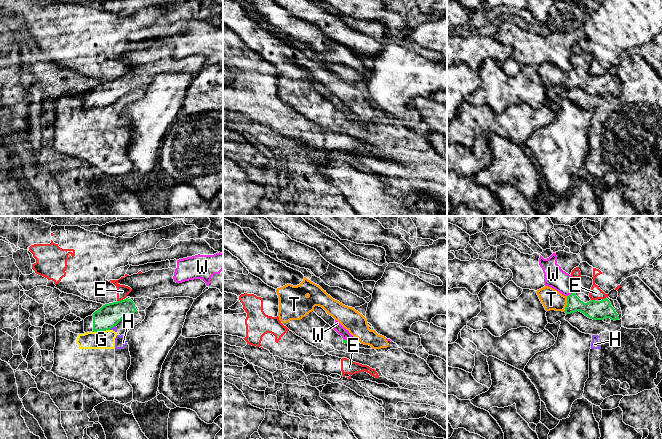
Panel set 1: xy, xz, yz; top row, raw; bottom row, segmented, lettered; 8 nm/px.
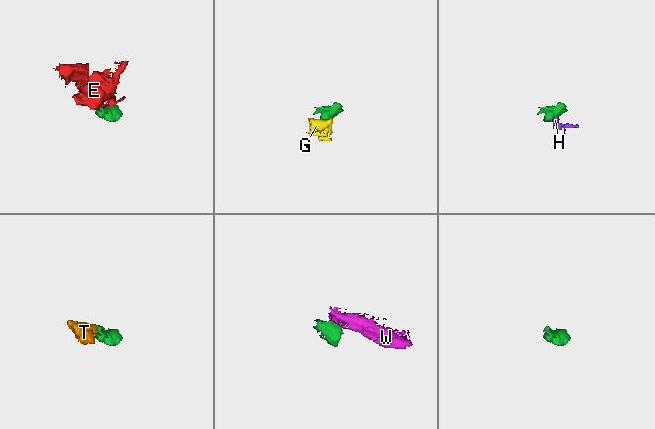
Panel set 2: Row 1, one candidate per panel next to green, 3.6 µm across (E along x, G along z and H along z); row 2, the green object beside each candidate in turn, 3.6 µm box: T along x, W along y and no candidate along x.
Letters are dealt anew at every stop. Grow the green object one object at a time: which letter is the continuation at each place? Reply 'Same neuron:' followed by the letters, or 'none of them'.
Same neuron: T

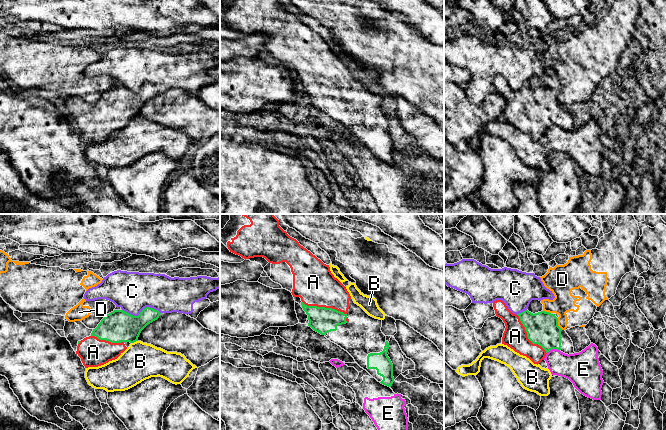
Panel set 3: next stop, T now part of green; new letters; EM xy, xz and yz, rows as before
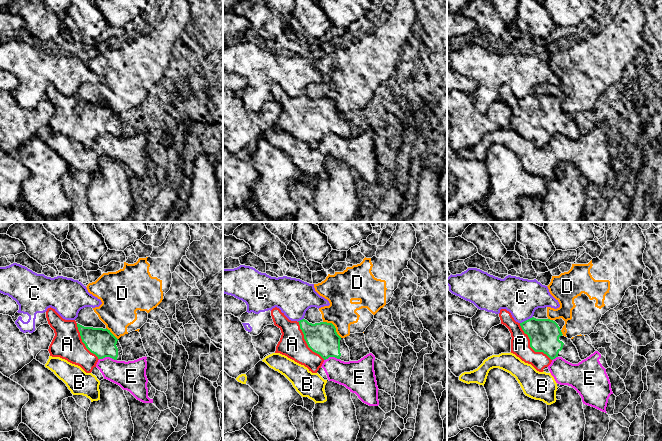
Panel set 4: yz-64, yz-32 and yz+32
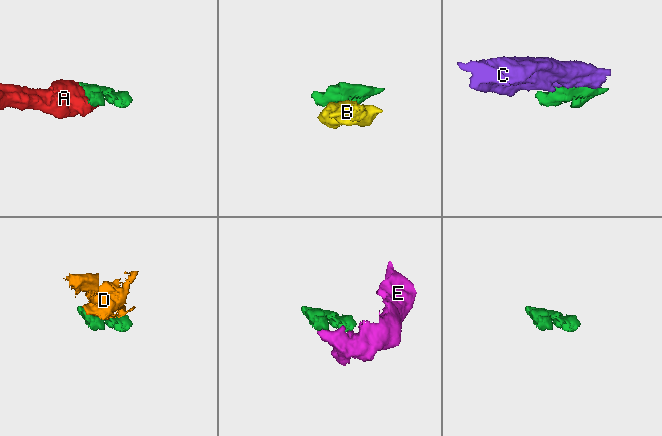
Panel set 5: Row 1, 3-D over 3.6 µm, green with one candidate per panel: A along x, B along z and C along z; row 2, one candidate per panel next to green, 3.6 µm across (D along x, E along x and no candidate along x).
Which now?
Same neuron: A

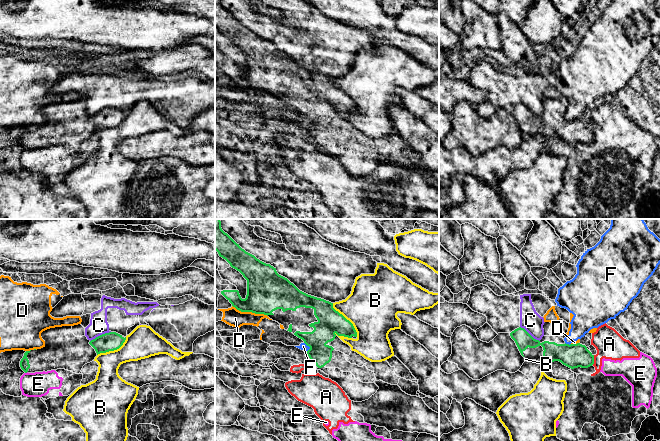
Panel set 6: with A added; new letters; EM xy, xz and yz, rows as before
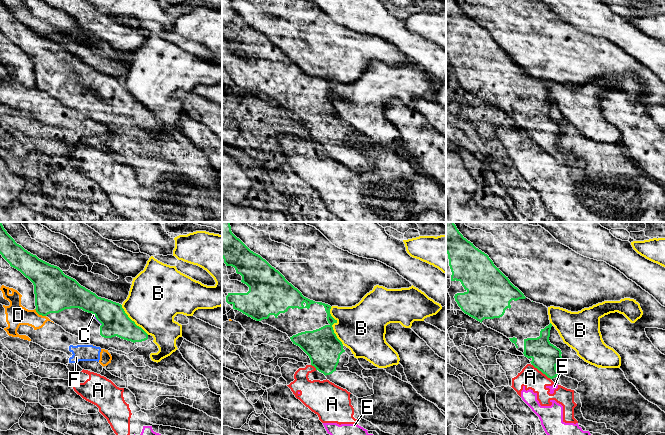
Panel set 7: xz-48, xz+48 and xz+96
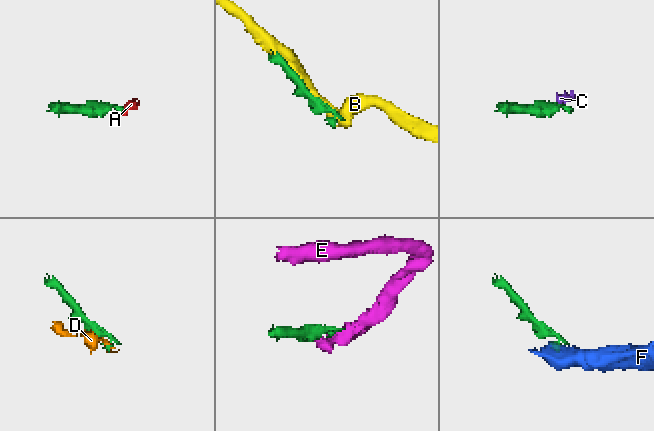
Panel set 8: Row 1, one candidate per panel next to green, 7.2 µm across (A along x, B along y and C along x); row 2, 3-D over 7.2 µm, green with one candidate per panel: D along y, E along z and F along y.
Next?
Same neuron: none of them

